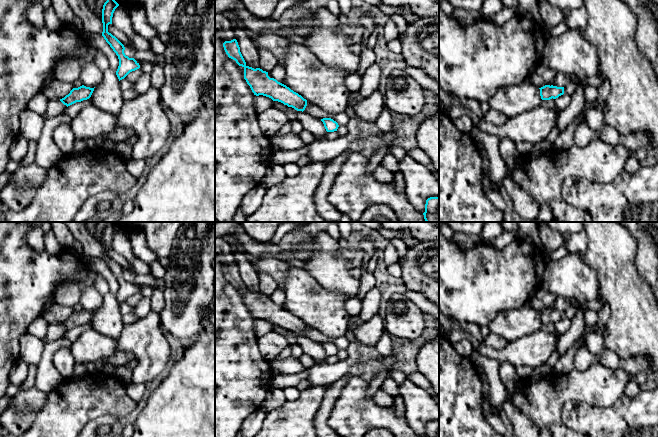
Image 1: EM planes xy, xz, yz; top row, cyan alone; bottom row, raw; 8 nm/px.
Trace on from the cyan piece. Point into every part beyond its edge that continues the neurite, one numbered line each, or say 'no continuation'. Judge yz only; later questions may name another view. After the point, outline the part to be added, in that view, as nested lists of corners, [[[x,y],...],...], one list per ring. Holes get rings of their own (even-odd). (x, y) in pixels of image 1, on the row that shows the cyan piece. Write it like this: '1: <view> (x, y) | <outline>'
no continuation

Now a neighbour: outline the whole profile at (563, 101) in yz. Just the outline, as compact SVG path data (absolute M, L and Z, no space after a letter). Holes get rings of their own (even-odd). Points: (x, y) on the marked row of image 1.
M563 94L554 100L555 100L556 108L561 111L564 110L570 104L571 96L567 94Z

